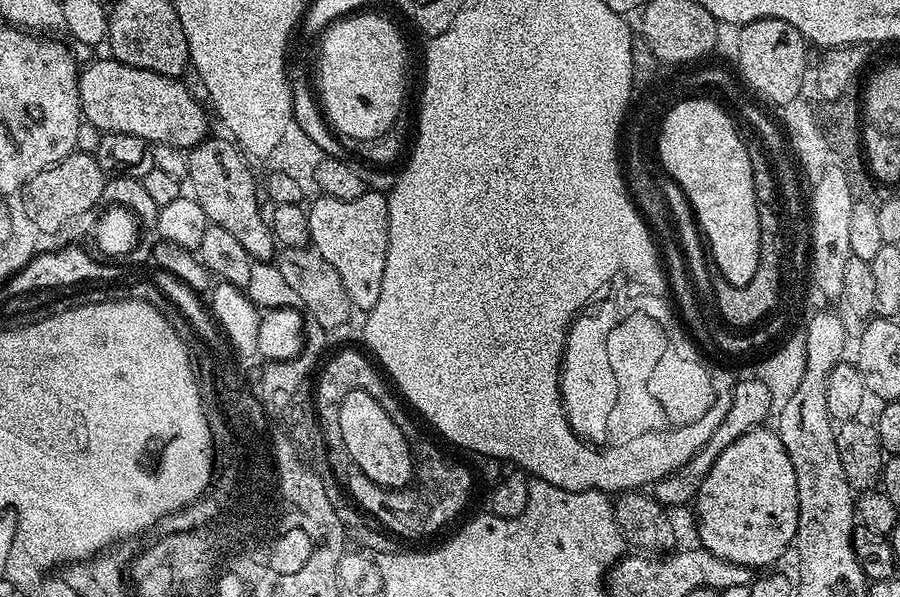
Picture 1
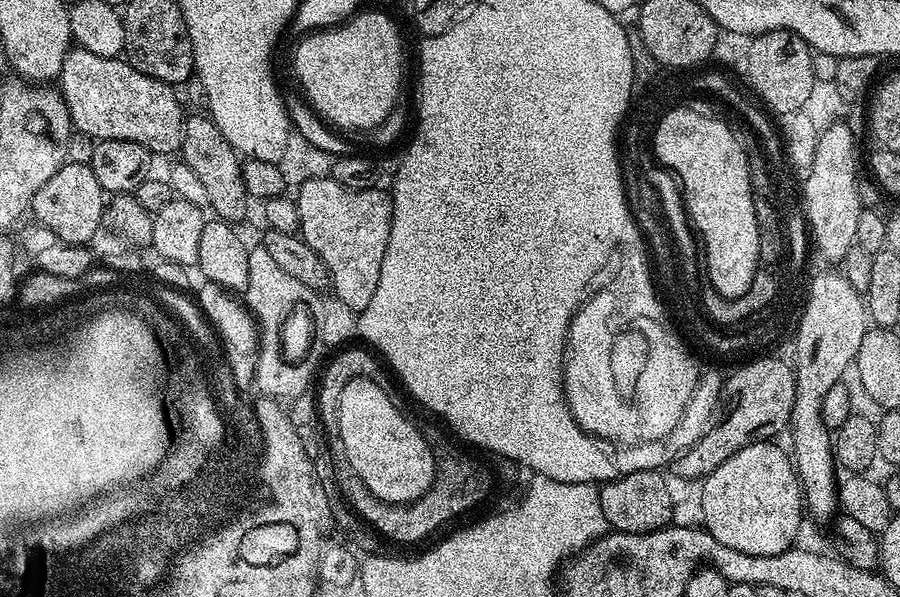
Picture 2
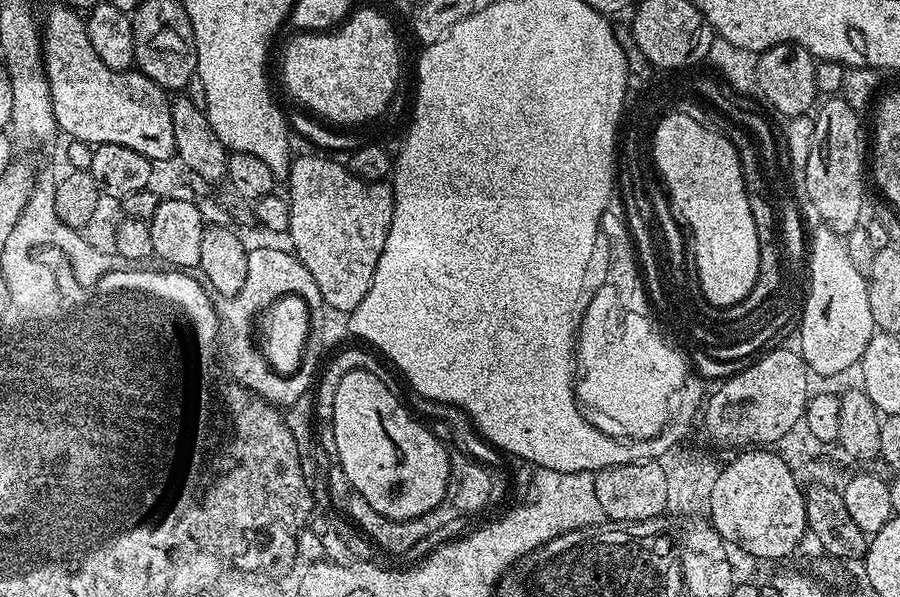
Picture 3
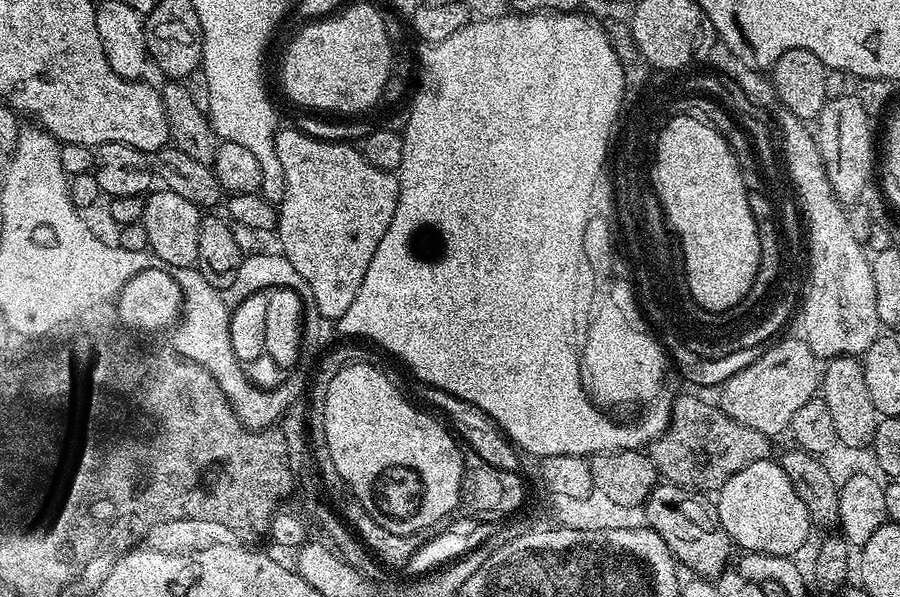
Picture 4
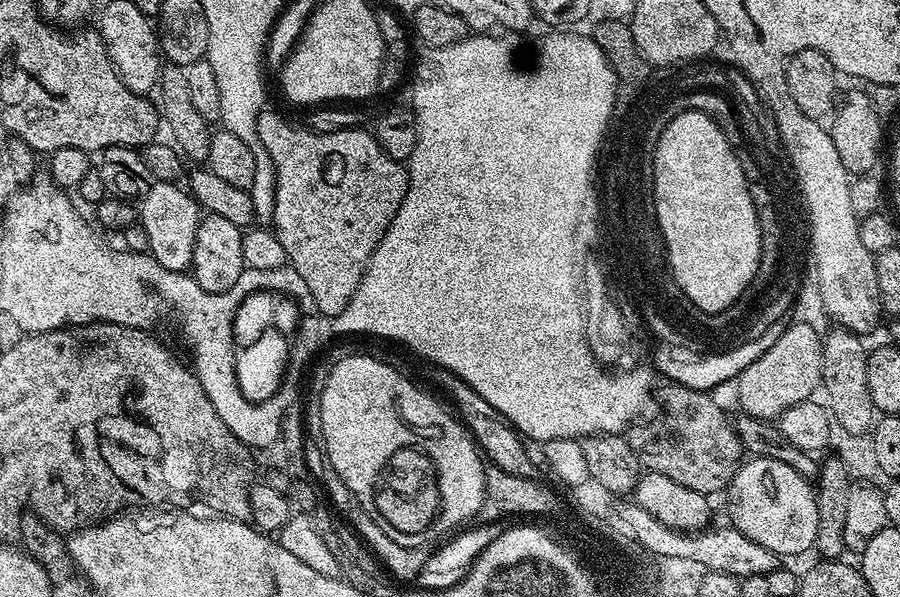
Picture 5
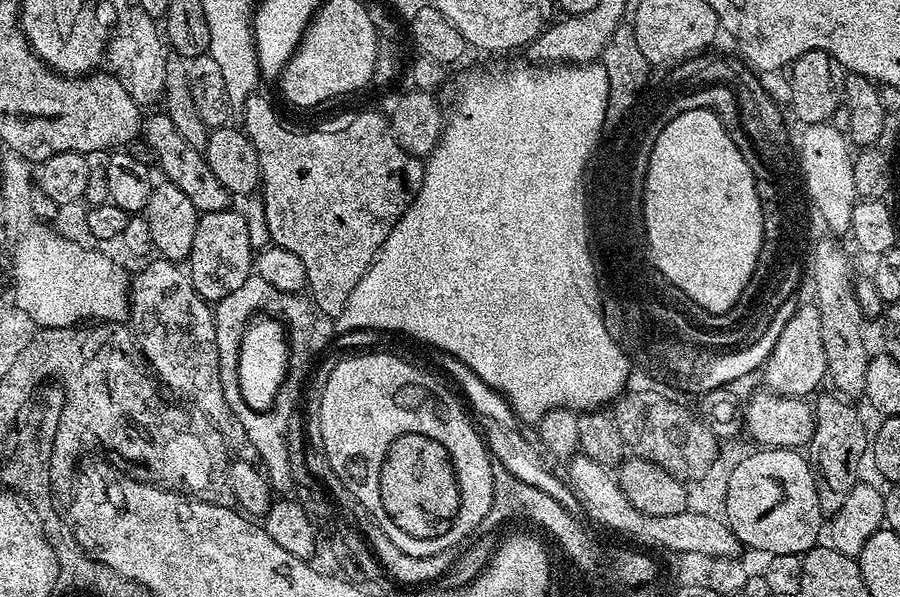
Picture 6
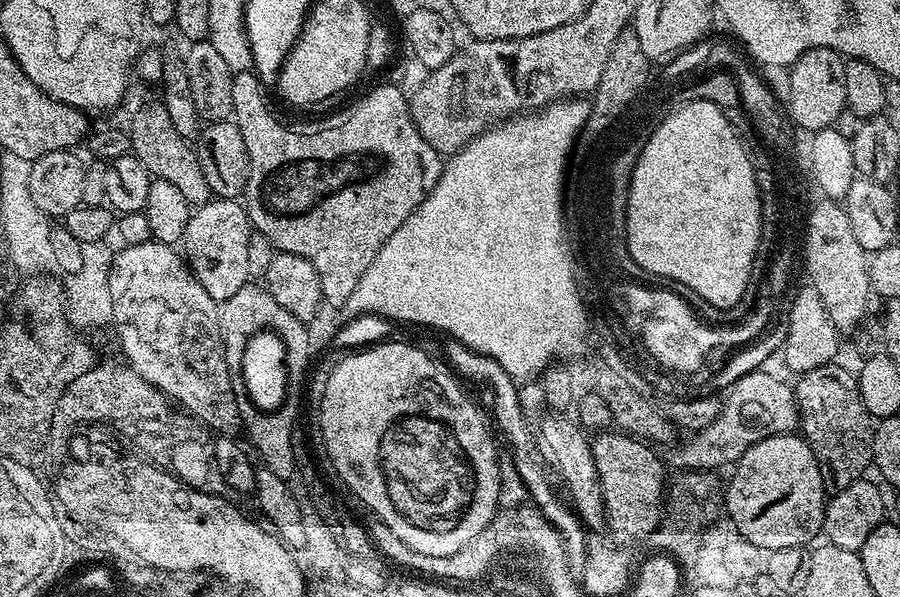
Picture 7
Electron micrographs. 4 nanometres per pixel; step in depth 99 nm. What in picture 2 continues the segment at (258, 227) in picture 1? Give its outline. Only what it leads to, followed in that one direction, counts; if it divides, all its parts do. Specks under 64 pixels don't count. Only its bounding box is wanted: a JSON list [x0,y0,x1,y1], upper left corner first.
[182,114,249,222]

